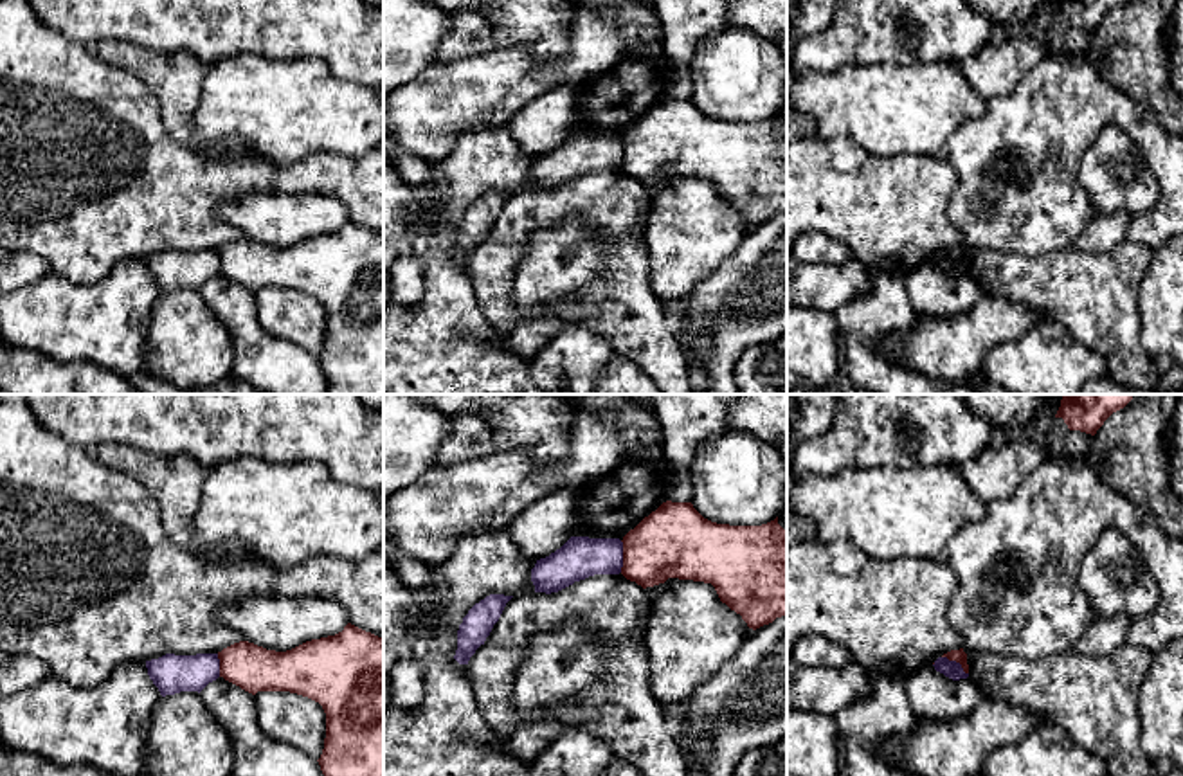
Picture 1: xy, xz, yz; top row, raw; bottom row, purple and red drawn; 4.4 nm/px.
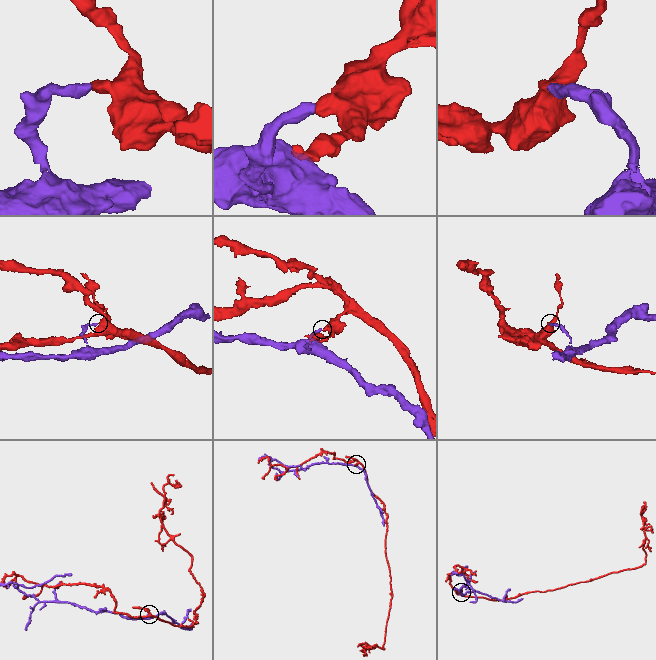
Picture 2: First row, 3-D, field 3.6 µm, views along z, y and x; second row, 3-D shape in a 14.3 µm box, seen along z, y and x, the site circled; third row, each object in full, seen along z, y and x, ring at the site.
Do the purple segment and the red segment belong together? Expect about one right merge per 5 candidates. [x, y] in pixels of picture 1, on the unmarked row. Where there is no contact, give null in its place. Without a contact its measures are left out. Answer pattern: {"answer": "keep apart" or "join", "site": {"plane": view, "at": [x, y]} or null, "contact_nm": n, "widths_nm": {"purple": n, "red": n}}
{"answer": "keep apart", "site": {"plane": "xz", "at": [622, 153]}, "contact_nm": 140, "widths_nm": {"purple": 190, "red": 320}}

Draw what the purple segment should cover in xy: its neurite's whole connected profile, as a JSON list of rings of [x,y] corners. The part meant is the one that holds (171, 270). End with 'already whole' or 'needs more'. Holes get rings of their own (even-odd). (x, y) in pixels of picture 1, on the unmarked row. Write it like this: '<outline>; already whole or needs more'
[[[166,250],[158,256],[146,257],[146,265],[162,293],[180,288],[200,290],[209,279],[220,274],[218,250]]]; already whole

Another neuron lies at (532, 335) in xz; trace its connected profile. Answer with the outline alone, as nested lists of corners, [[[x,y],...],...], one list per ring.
[[[556,311],[535,319],[520,319],[510,338],[504,342],[504,347],[522,358],[533,358],[549,346],[562,326],[564,320]]]

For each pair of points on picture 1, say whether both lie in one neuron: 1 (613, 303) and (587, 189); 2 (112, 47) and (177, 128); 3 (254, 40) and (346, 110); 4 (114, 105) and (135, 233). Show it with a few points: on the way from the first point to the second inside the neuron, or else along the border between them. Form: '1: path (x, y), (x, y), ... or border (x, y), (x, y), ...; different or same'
1: path (620, 274), (620, 222), (616, 218); same
2: path (135, 60), (177, 98), (177, 105); same
3: border (233, 56), (317, 58); different
4: path (144, 135), (152, 144), (148, 173), (135, 200); same

